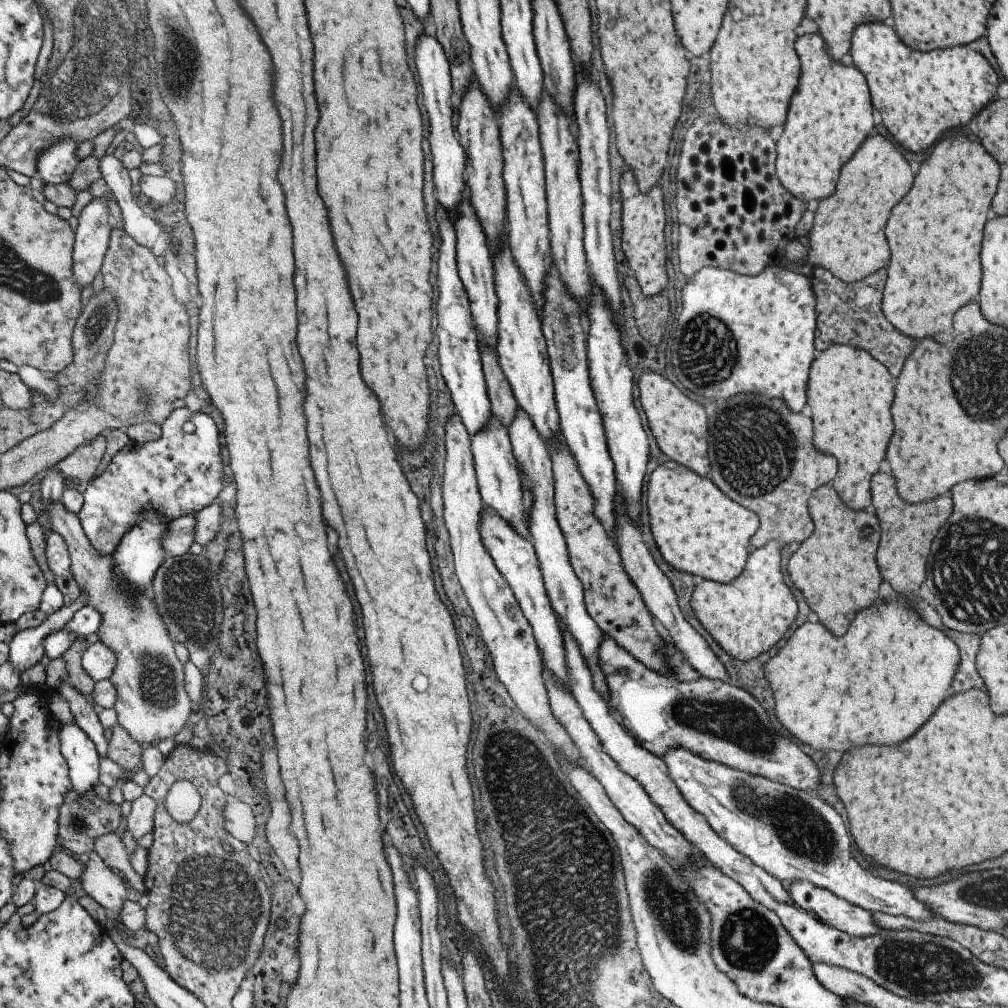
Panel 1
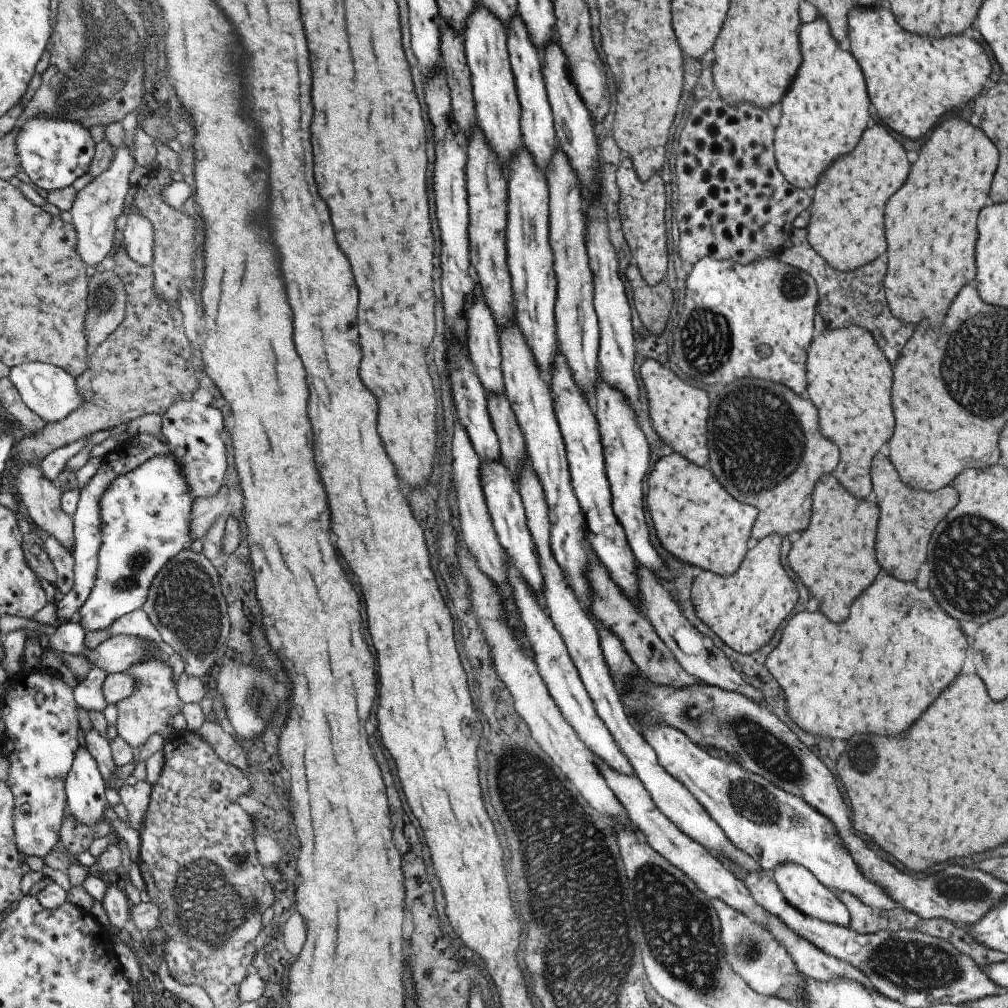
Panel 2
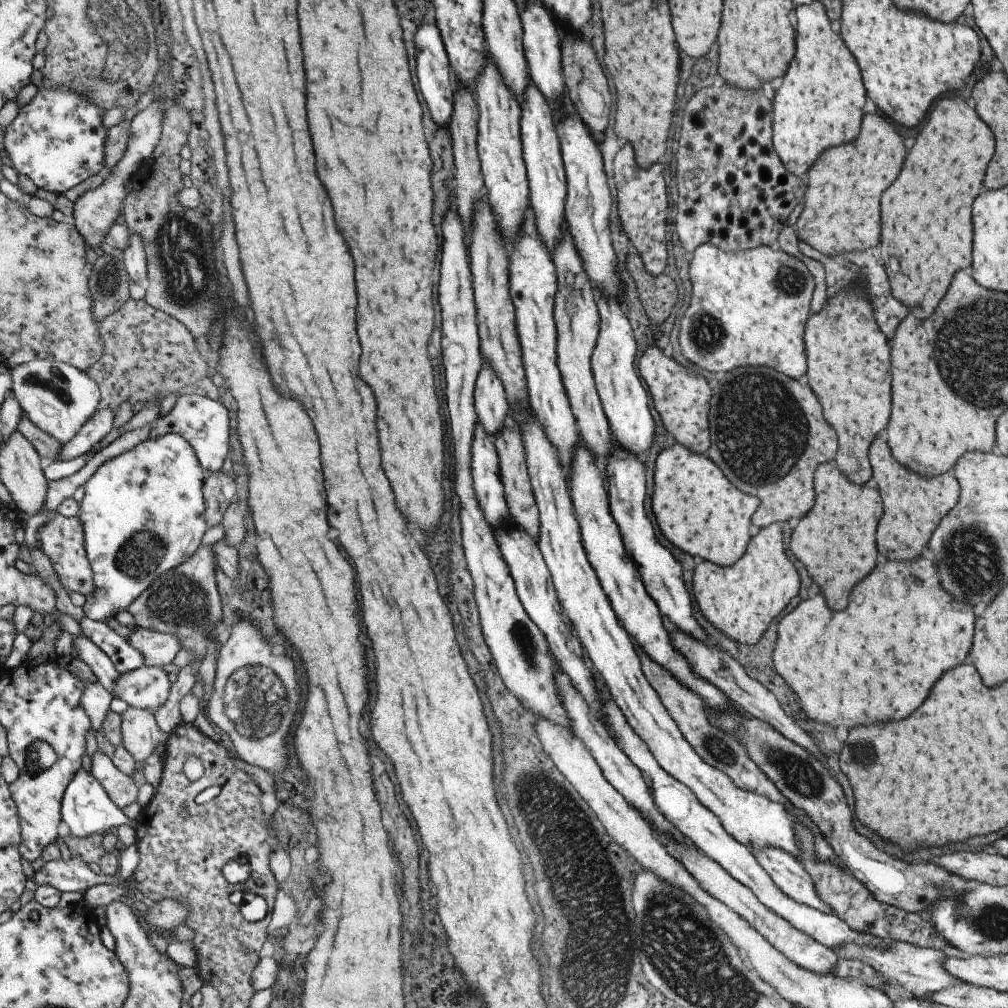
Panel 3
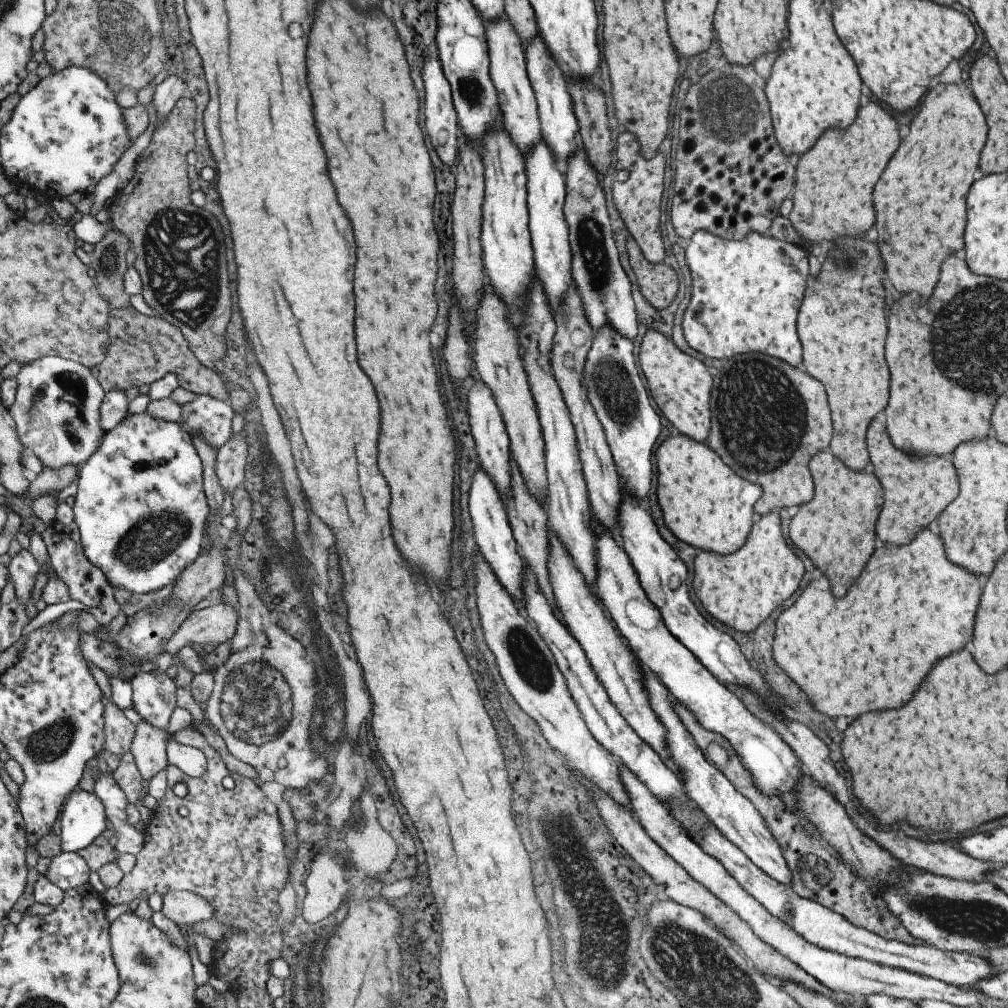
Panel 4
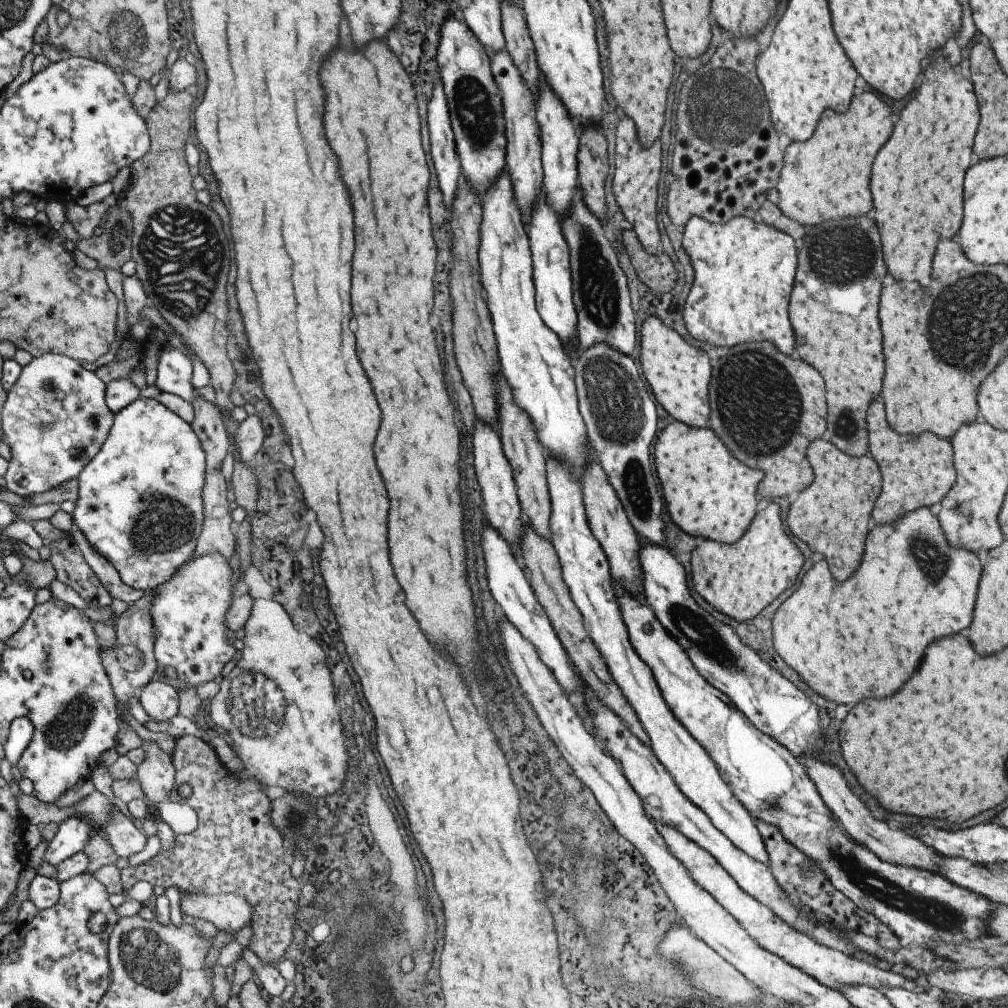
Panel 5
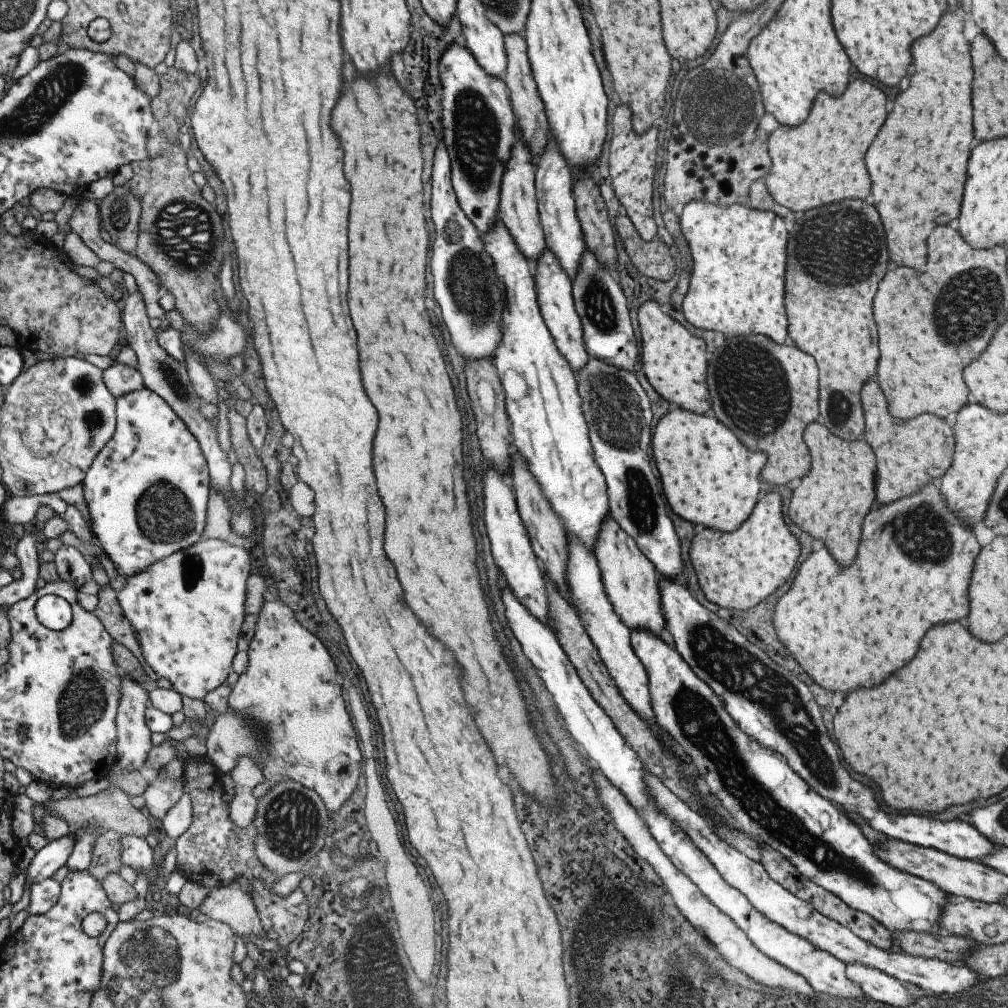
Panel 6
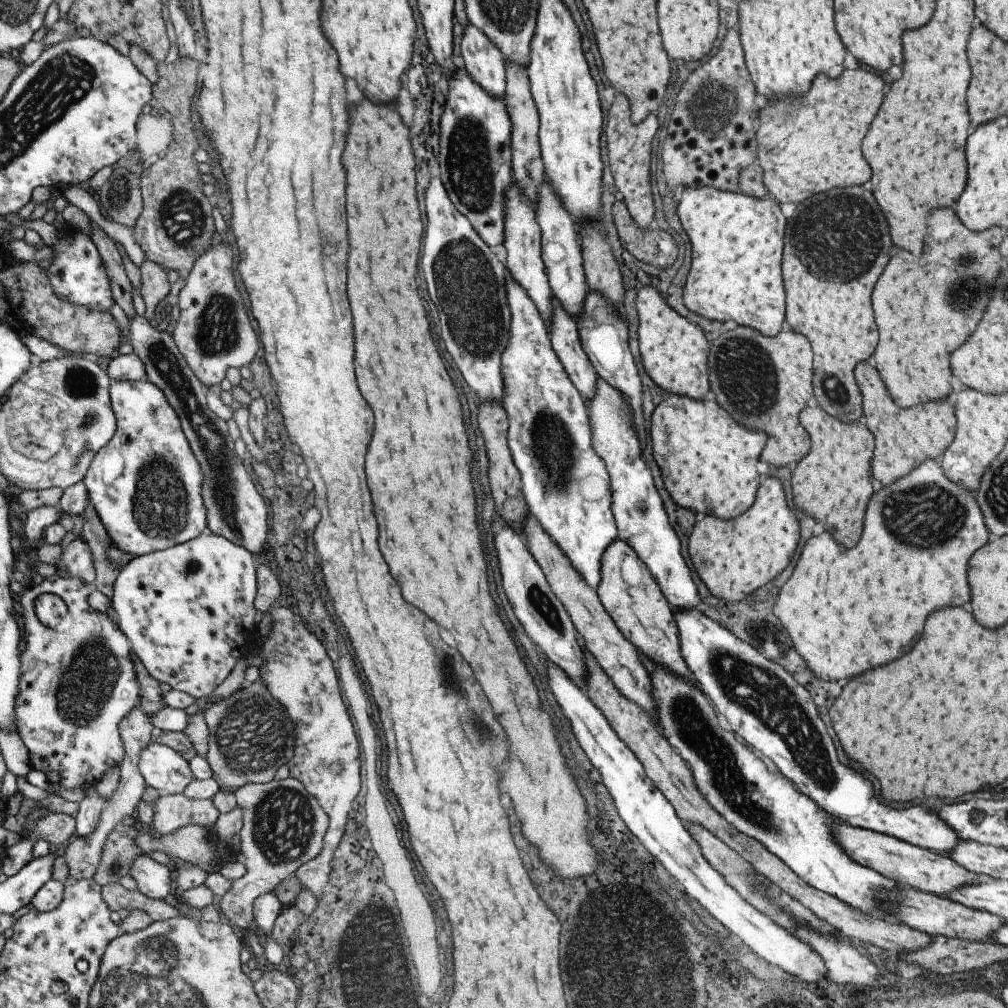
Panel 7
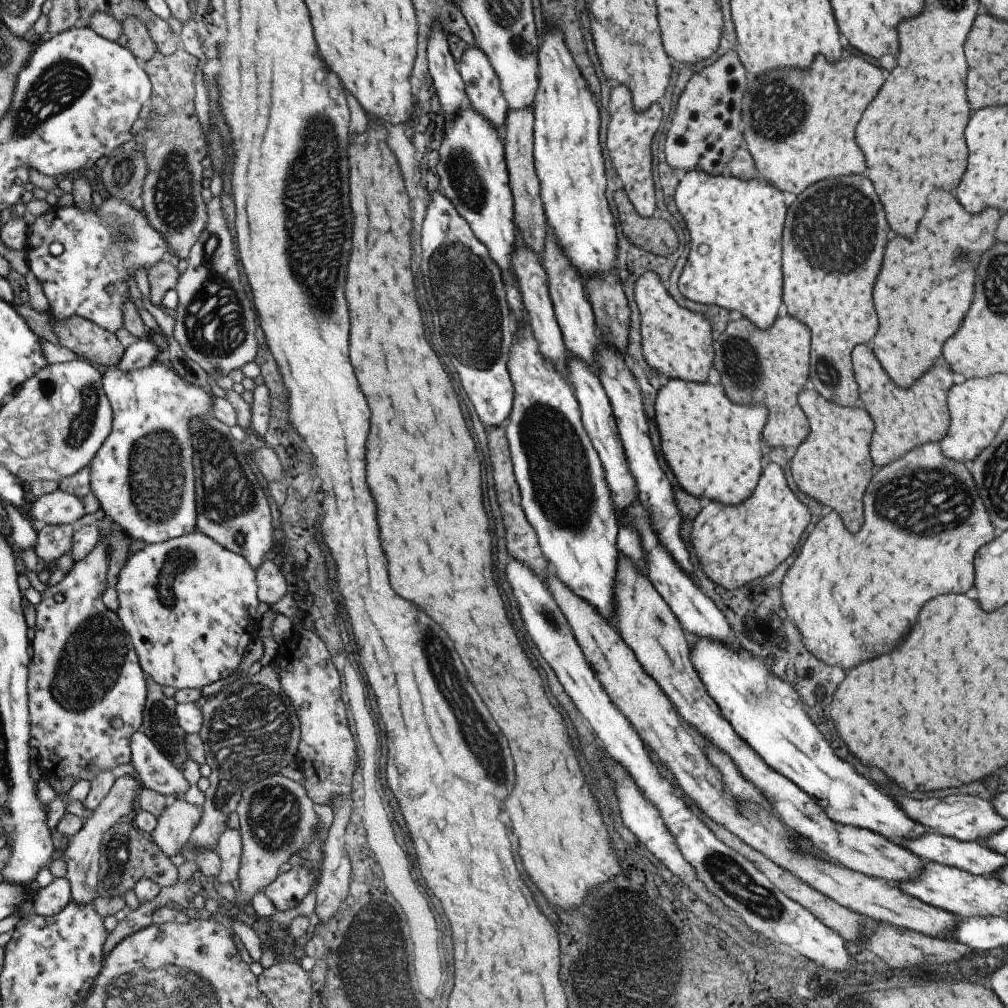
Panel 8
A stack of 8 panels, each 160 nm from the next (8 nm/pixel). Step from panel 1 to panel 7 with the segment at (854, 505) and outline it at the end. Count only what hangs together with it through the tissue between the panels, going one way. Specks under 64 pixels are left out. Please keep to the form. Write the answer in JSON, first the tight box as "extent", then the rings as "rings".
{"extent":[780,186,891,422],"rings":[[[855,186],[814,194],[799,204],[799,210],[795,205],[793,216],[786,220],[784,231],[780,264],[784,286],[784,320],[791,331],[797,330],[797,334],[805,336],[811,344],[813,403],[841,422],[855,422],[861,416],[861,396],[853,380],[853,368],[867,360],[877,344],[877,326],[871,316],[869,294],[891,254],[887,222],[871,192]]]}

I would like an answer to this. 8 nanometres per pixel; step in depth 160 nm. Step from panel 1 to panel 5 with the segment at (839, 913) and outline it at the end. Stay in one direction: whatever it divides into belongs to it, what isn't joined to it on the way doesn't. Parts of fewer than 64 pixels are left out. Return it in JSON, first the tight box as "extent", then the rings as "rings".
{"extent":[545,457,767,865],"rings":[[[545,457],[545,470],[550,498],[548,541],[556,552],[563,582],[567,586],[571,600],[581,613],[587,636],[597,647],[610,677],[624,694],[640,725],[647,733],[650,749],[671,775],[683,796],[701,809],[711,824],[728,838],[735,848],[756,862],[767,865],[767,852],[755,828],[755,820],[733,796],[730,786],[723,780],[706,750],[674,717],[661,696],[651,669],[637,656],[629,642],[612,589],[607,559],[587,524],[580,481],[571,474],[569,465],[558,461],[555,457]]]}

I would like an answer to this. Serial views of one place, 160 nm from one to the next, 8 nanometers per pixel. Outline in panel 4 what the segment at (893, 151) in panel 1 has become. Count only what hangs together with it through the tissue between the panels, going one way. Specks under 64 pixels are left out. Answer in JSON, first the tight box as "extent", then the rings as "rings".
{"extent":[788,102,899,243],"rings":[[[875,102],[859,108],[855,122],[845,130],[827,130],[815,141],[815,144],[799,156],[795,168],[795,181],[792,188],[791,200],[793,207],[788,219],[799,236],[809,243],[819,243],[841,237],[859,238],[873,226],[873,204],[871,190],[881,172],[885,170],[893,150],[899,146],[897,124],[895,120]]]}

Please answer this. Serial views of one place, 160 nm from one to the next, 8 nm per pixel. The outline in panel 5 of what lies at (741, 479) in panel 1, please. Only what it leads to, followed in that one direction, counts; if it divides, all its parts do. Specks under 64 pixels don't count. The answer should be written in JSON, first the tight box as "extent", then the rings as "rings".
{"extent":[703,341,826,498],"rings":[[[767,341],[739,343],[733,348],[713,348],[703,344],[703,350],[707,352],[711,364],[708,426],[741,464],[761,470],[759,498],[787,496],[807,488],[813,474],[805,460],[805,450],[815,438],[821,438],[826,429],[825,388],[821,376],[805,362],[783,356]]]}

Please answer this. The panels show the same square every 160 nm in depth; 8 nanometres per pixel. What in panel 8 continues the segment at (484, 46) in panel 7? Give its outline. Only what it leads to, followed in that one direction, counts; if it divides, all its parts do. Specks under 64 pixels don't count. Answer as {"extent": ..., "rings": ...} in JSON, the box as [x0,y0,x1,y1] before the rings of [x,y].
{"extent":[459,43,506,132],"rings":[[[474,43],[467,45],[459,64],[467,98],[474,111],[482,114],[490,125],[501,132],[506,117],[506,100],[500,91],[500,82],[485,53]]]}

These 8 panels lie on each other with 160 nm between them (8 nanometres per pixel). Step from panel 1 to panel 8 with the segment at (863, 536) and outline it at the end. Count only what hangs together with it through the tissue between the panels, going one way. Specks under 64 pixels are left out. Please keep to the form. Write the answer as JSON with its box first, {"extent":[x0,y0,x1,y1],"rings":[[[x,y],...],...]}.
{"extent":[791,386,873,532],"rings":[[[810,386],[799,393],[797,402],[809,422],[809,434],[791,458],[793,482],[805,496],[815,498],[821,506],[829,506],[849,532],[857,532],[863,524],[861,496],[873,470],[867,454],[873,424],[863,410],[839,408]]]}

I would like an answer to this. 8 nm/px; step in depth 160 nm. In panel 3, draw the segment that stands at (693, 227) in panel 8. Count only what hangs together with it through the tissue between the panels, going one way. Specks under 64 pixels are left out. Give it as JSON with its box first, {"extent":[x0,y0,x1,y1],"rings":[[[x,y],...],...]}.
{"extent":[679,243,813,380],"rings":[[[701,243],[688,256],[691,283],[689,305],[679,328],[679,348],[687,362],[707,372],[727,372],[737,366],[767,366],[793,380],[805,374],[804,326],[809,318],[813,277],[796,258],[776,247],[759,245],[744,251],[722,251]]]}

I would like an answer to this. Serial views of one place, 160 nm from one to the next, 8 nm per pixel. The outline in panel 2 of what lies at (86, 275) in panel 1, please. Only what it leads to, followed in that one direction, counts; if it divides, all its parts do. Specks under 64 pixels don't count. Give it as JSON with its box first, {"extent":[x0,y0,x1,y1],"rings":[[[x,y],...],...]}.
{"extent":[71,145,135,266],"rings":[[[126,145],[114,149],[114,156],[110,165],[99,176],[92,178],[81,190],[75,193],[71,208],[72,227],[76,232],[75,248],[79,258],[86,266],[95,266],[97,263],[105,263],[105,255],[113,243],[113,232],[115,232],[115,218],[127,210],[131,186],[128,176],[135,161],[133,160],[133,147],[129,149]]]}

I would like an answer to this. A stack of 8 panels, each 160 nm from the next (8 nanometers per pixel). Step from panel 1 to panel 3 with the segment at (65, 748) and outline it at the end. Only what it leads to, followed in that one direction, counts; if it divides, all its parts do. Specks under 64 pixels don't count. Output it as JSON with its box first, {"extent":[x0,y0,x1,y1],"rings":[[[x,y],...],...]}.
{"extent":[60,768,136,838],"rings":[[[82,768],[77,770],[69,779],[62,794],[62,799],[60,800],[60,822],[62,832],[79,838],[97,833],[103,836],[109,828],[115,828],[119,825],[127,825],[134,828],[134,830],[136,828],[135,820],[124,816],[120,808],[109,800],[107,793],[94,779],[94,776]]]}

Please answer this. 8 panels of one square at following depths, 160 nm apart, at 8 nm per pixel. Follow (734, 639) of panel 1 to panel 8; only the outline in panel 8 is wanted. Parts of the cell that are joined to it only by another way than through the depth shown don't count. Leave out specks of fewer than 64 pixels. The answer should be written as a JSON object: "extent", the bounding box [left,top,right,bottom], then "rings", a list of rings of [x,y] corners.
{"extent":[690,463,809,590],"rings":[[[767,463],[760,471],[753,494],[743,504],[727,508],[707,502],[693,517],[690,532],[691,548],[703,574],[725,590],[735,590],[752,580],[767,576],[779,566],[799,542],[809,524],[809,509],[789,490],[781,468]]]}

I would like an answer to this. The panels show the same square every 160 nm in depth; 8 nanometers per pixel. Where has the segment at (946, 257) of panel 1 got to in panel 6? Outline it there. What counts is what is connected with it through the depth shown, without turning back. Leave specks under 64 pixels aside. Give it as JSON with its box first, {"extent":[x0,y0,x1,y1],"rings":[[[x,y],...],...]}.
{"extent":[865,8,971,270],"rings":[[[956,8],[955,11],[948,13],[944,12],[935,28],[929,33],[929,36],[919,37],[913,42],[911,46],[911,60],[913,60],[913,76],[909,80],[909,86],[905,92],[901,92],[897,98],[895,98],[895,104],[893,104],[893,110],[887,114],[887,120],[885,124],[881,126],[881,130],[877,132],[875,140],[871,142],[871,146],[867,148],[865,152],[865,170],[871,178],[871,194],[865,198],[867,204],[871,204],[877,214],[881,216],[881,222],[883,222],[883,228],[885,228],[885,240],[887,240],[887,248],[889,248],[889,258],[893,264],[897,266],[909,266],[909,268],[915,268],[915,270],[925,270],[925,238],[927,234],[933,230],[933,226],[941,226],[941,224],[947,224],[949,220],[957,218],[959,216],[959,202],[961,202],[961,190],[963,190],[963,180],[965,180],[965,164],[967,164],[967,154],[971,150],[971,59],[969,46],[965,38],[963,38],[962,24],[963,21],[969,18],[969,13],[963,16],[963,10]]]}

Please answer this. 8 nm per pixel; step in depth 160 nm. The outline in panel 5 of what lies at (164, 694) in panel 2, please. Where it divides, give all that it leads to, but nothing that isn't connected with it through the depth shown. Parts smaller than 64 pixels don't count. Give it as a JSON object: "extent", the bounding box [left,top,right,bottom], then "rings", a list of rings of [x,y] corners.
{"extent":[135,741,174,806],"rings":[[[142,741],[143,760],[137,764],[135,778],[138,780],[144,800],[153,806],[165,799],[174,785],[174,768],[170,756],[156,742]]]}

